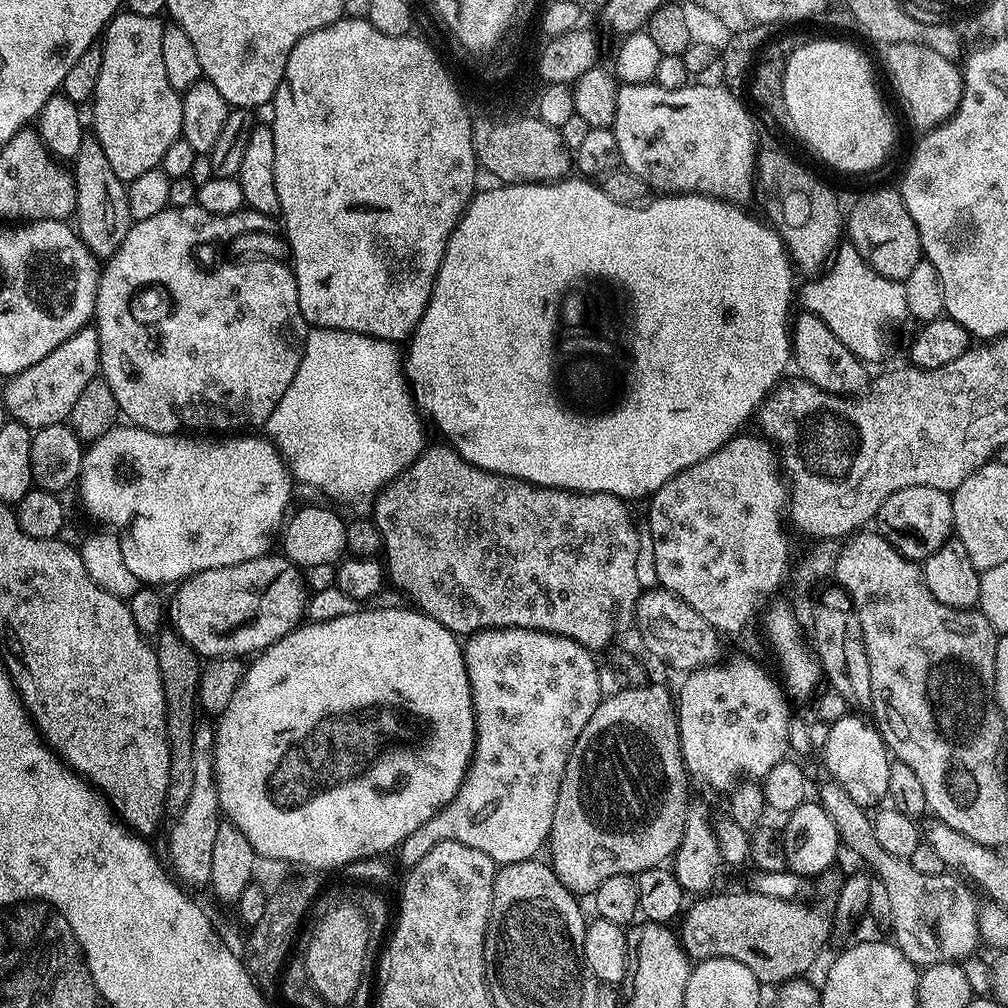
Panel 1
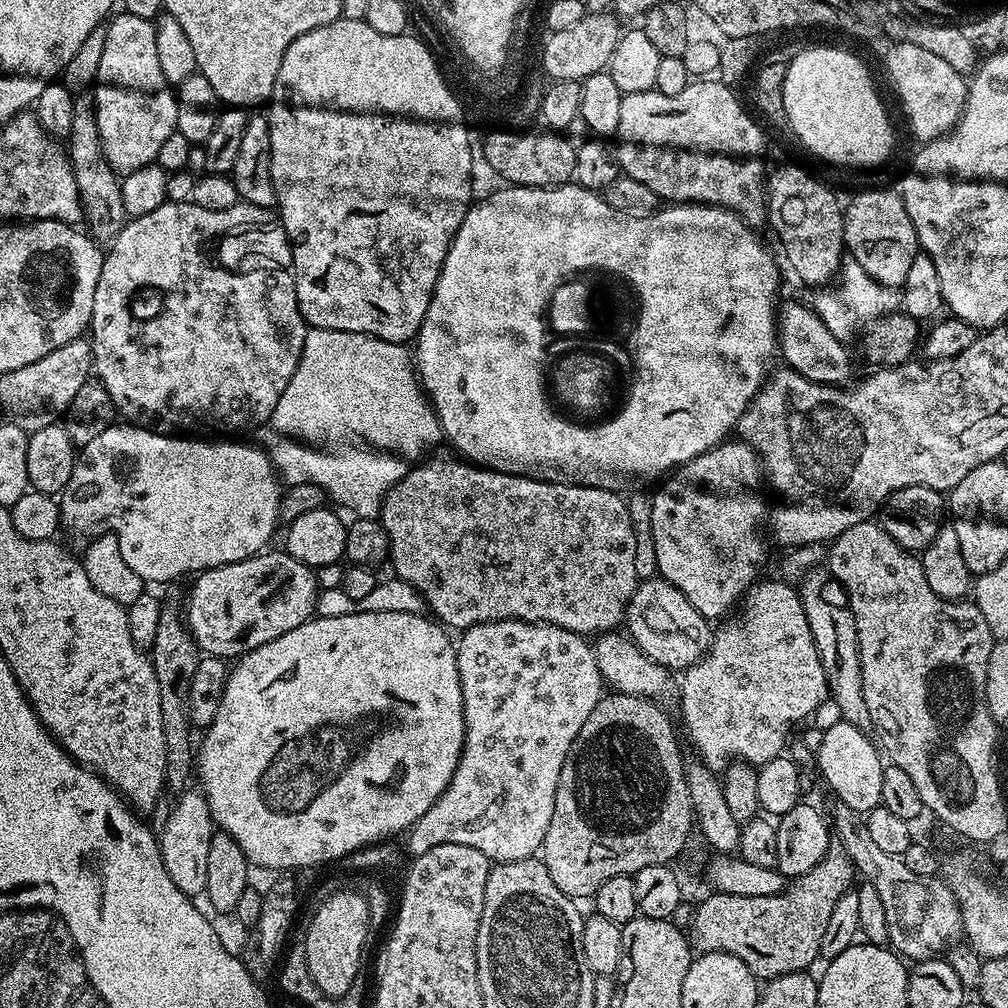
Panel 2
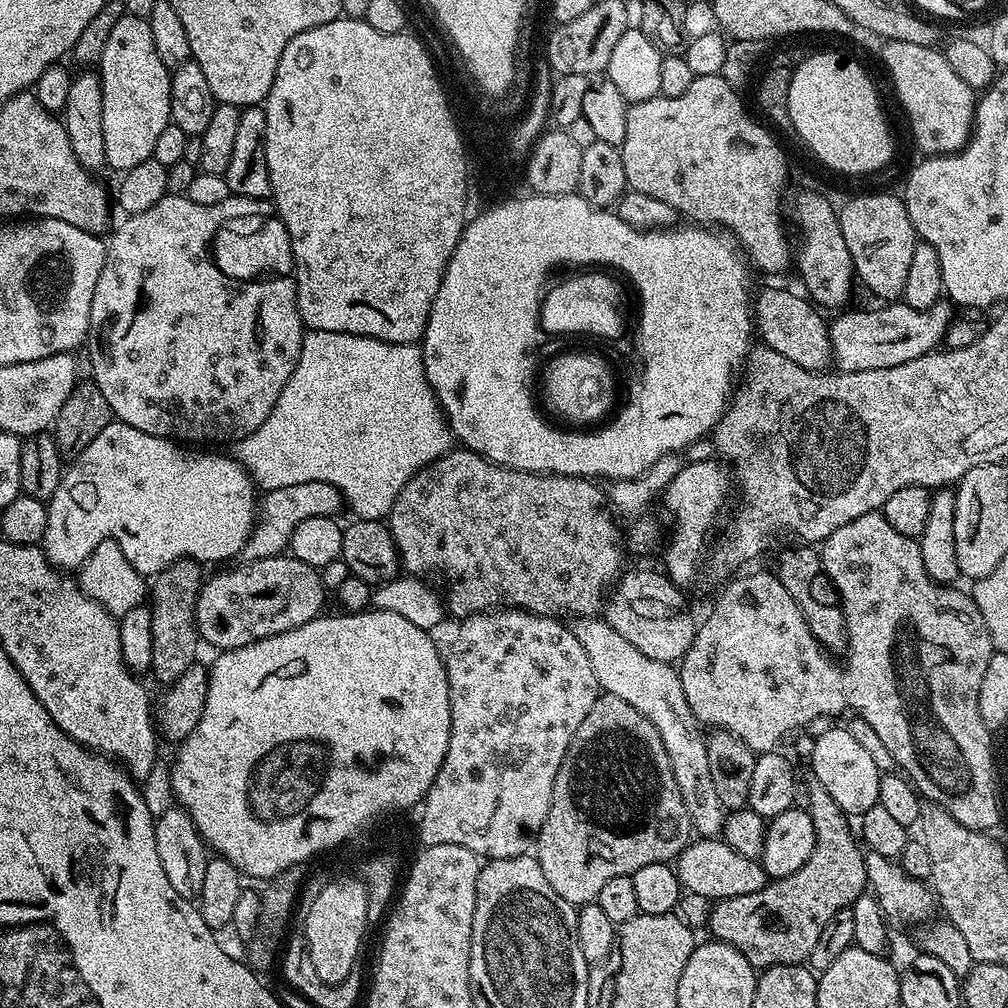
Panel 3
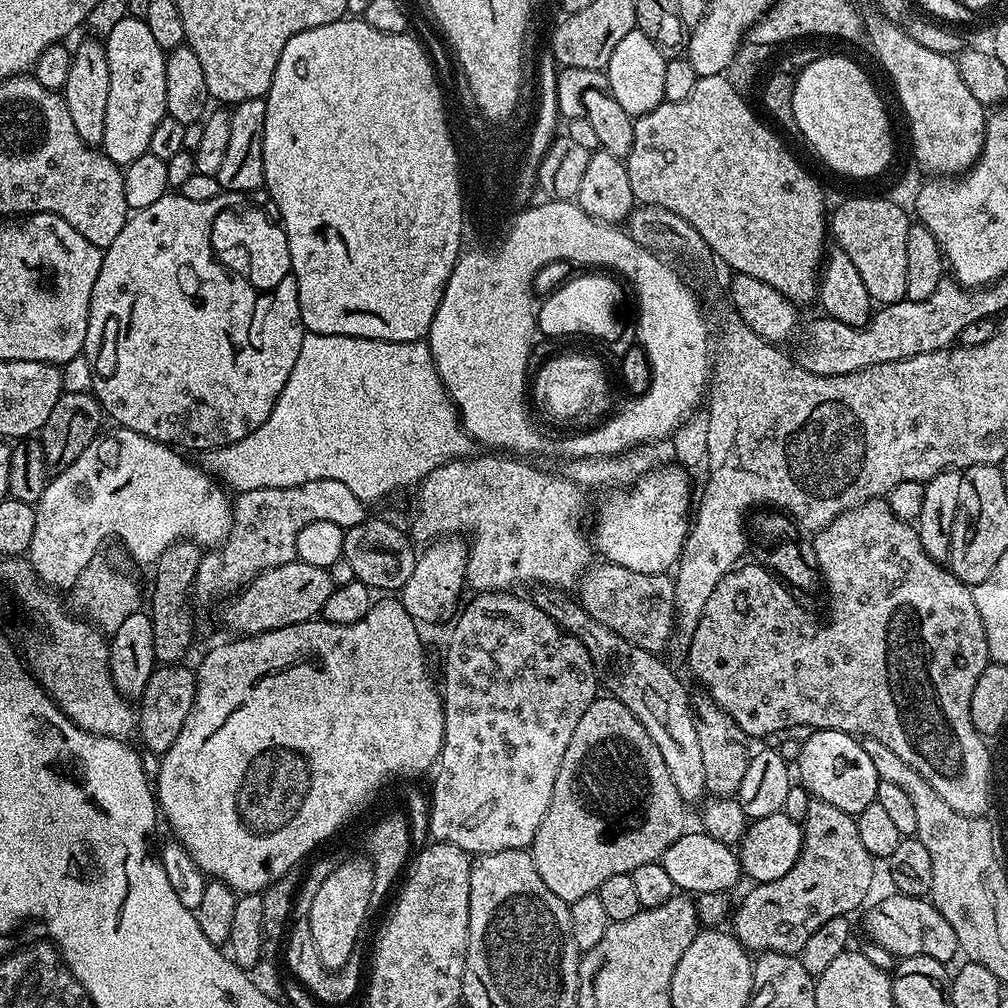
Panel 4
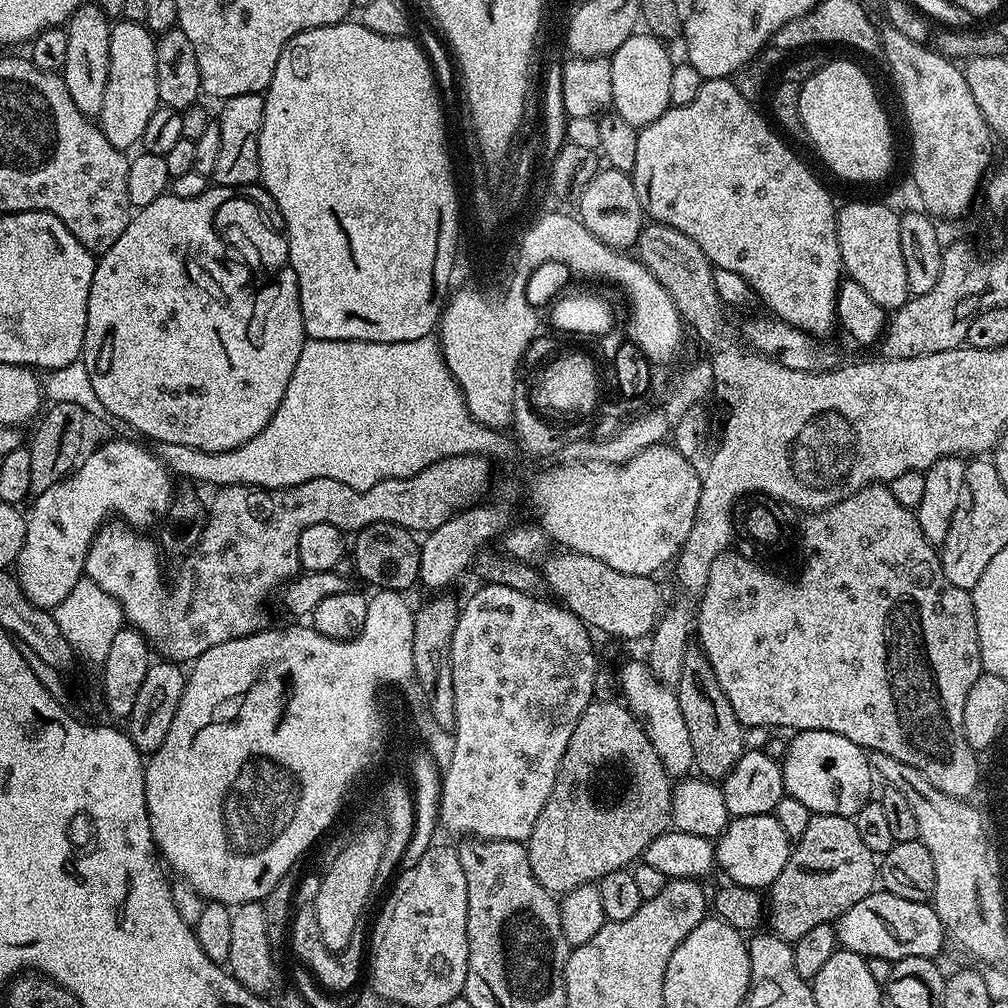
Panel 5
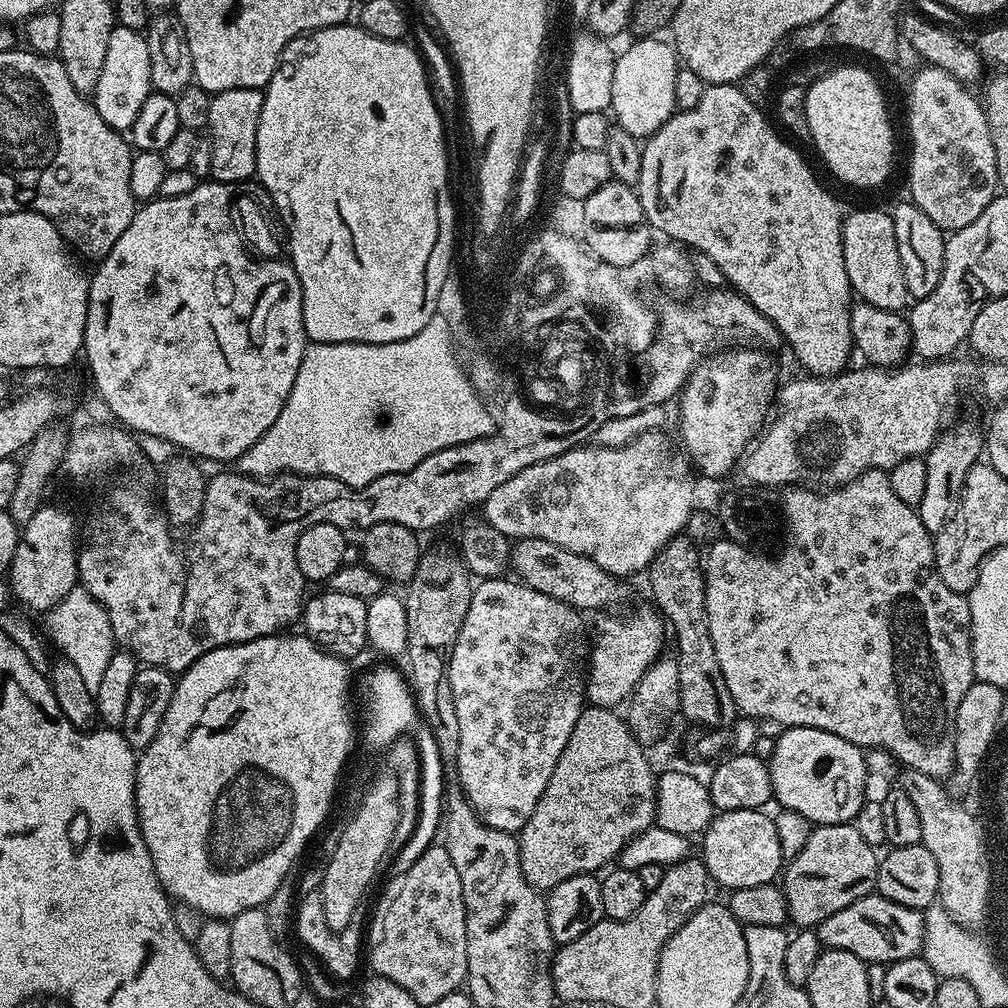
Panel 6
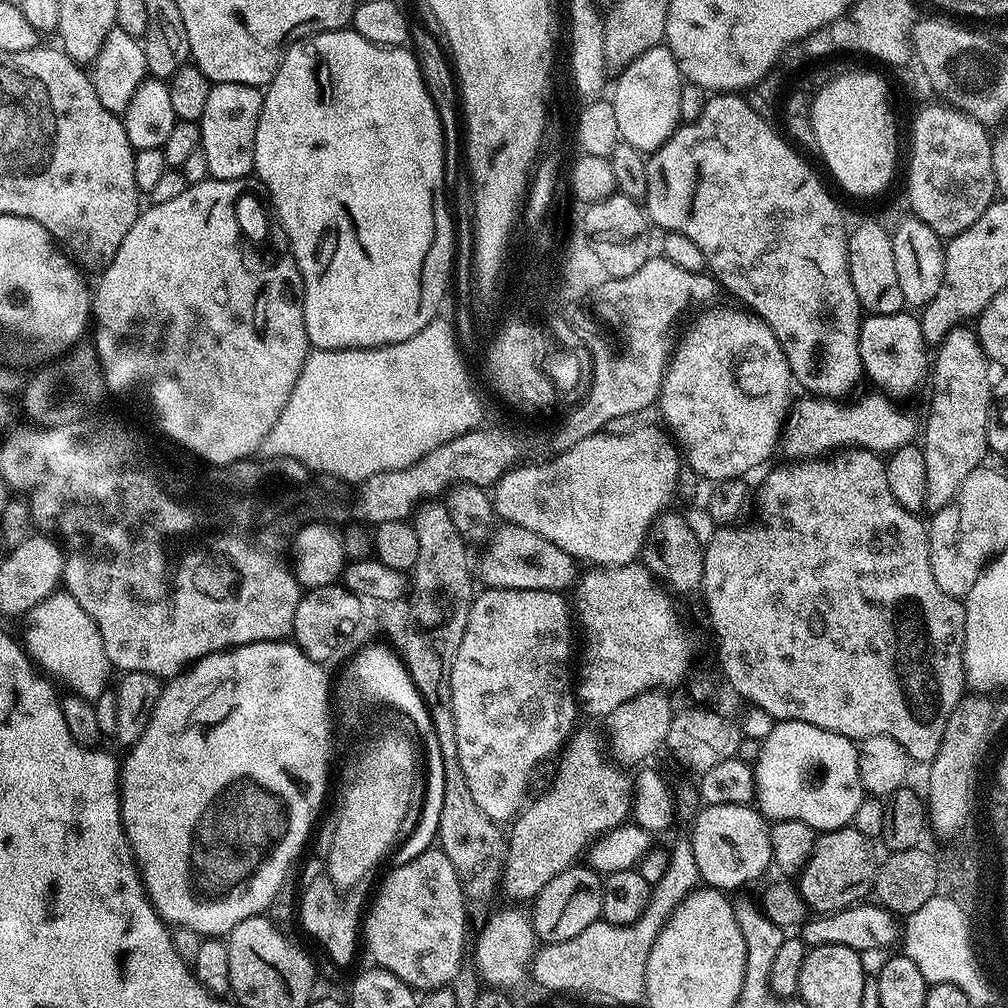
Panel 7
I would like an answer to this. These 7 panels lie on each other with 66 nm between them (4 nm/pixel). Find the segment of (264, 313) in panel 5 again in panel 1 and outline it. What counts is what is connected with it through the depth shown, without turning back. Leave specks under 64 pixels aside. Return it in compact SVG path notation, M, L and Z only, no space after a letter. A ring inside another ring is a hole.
M191 204L185 208L166 207L158 214L154 214L154 218L142 218L133 223L132 229L126 234L126 238L122 242L122 246L114 253L107 257L106 263L103 265L100 273L100 284L96 287L96 315L94 317L94 327L100 338L100 370L99 375L110 386L110 390L114 390L114 398L118 402L120 411L125 421L131 422L137 428L145 428L154 434L166 434L174 436L177 434L187 433L189 430L195 430L200 434L232 434L237 430L256 430L259 426L267 425L270 414L274 414L274 406L278 406L278 402L282 402L282 394L286 394L286 386L290 386L290 382L294 382L294 374L298 374L298 362L302 362L302 354L304 353L304 337L310 331L310 325L304 319L302 310L298 306L298 286L296 285L296 273L283 259L280 258L248 258L245 264L228 264L225 268L216 268L213 272L207 272L206 269L200 268L200 264L196 261L196 247L199 244L212 244L215 240L224 240L227 236L239 238L249 234L255 234L261 230L271 229L274 224L273 217L263 216L251 210L241 210L234 214L210 214L210 210ZM160 280L162 286L166 290L175 293L176 309L175 315L164 323L164 334L162 334L162 348L144 348L144 346L132 346L132 342L124 342L122 330L118 326L118 332L112 324L114 318L114 310L118 308L118 318L124 318L124 308L126 308L126 300L132 292L133 286L137 286L143 281Z

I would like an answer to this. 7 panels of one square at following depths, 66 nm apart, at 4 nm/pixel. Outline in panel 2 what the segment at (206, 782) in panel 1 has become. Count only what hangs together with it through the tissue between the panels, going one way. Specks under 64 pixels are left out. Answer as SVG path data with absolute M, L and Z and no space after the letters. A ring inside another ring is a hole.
M189 790L179 797L180 800L172 808L172 813L164 820L164 829L160 832L160 852L158 858L166 866L166 874L186 895L196 898L201 895L206 886L206 862L210 858L210 838L214 831L212 815L208 809L208 799L204 797L203 791Z

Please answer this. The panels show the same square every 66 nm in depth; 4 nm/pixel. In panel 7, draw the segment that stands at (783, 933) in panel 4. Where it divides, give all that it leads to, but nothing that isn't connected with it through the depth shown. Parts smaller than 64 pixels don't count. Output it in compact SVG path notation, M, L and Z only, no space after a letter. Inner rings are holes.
M854 827L839 828L833 832L822 832L815 837L813 850L798 872L800 899L813 913L823 914L841 911L858 905L864 896L873 891L876 882L877 861L872 861L868 849L869 837L858 834Z

